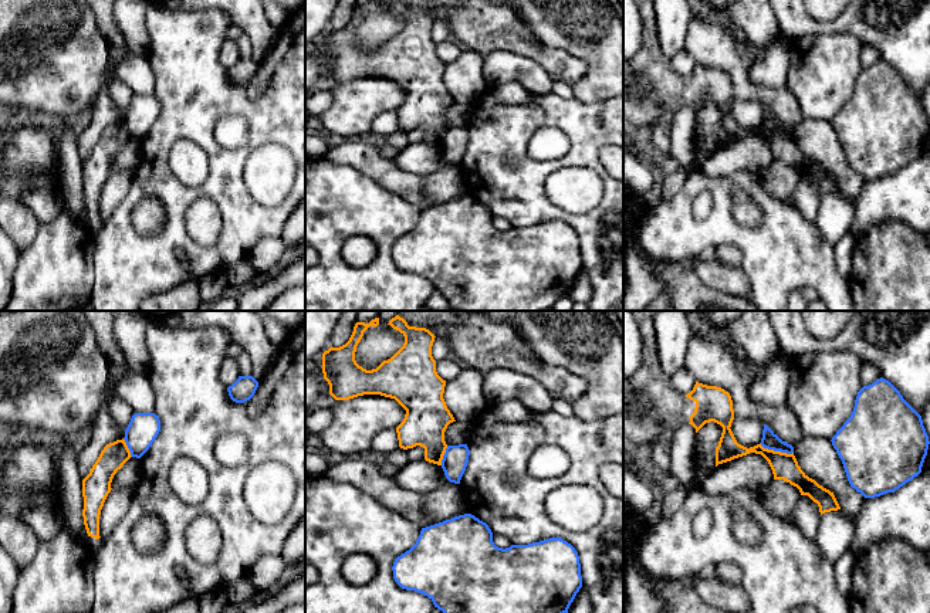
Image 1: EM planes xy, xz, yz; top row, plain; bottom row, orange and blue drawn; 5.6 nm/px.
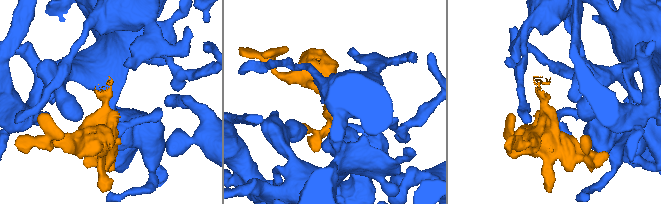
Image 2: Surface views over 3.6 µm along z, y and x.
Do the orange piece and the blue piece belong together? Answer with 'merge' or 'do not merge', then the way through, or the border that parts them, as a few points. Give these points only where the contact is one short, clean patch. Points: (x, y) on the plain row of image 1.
do not merge; border along yz (760, 125), (768, 131), (792, 135)

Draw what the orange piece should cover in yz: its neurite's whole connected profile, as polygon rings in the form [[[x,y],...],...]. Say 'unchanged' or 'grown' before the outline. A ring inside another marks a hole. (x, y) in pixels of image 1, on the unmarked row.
grown; [[[635,0],[640,9],[643,21],[643,43],[638,54],[623,62],[623,118],[638,126],[652,126],[662,119],[667,119],[677,111],[691,106],[696,115],[710,104],[723,109],[723,115],[716,131],[716,149],[718,146],[731,143],[734,140],[747,138],[750,135],[761,136],[770,146],[774,162],[784,162],[797,169],[801,177],[808,177],[818,186],[821,197],[831,193],[841,192],[833,175],[819,167],[815,162],[809,160],[798,148],[792,136],[764,131],[761,126],[754,129],[744,129],[737,125],[731,105],[734,102],[733,82],[728,74],[717,68],[707,68],[696,64],[693,72],[687,77],[677,74],[670,60],[662,51],[656,28],[656,11],[653,0]]]

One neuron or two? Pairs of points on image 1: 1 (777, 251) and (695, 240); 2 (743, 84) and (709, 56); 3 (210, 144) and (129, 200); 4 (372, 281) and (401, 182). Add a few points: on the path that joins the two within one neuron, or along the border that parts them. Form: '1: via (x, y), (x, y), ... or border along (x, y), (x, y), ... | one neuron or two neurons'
1: via (757, 244), (740, 236), (714, 236) | one neuron
2: via (737, 74), (719, 56) | one neuron
3: via (185, 132), (176, 132), (159, 149), (154, 175) | one neuron
4: border along (368, 178), (403, 196), (420, 210) | two neurons

